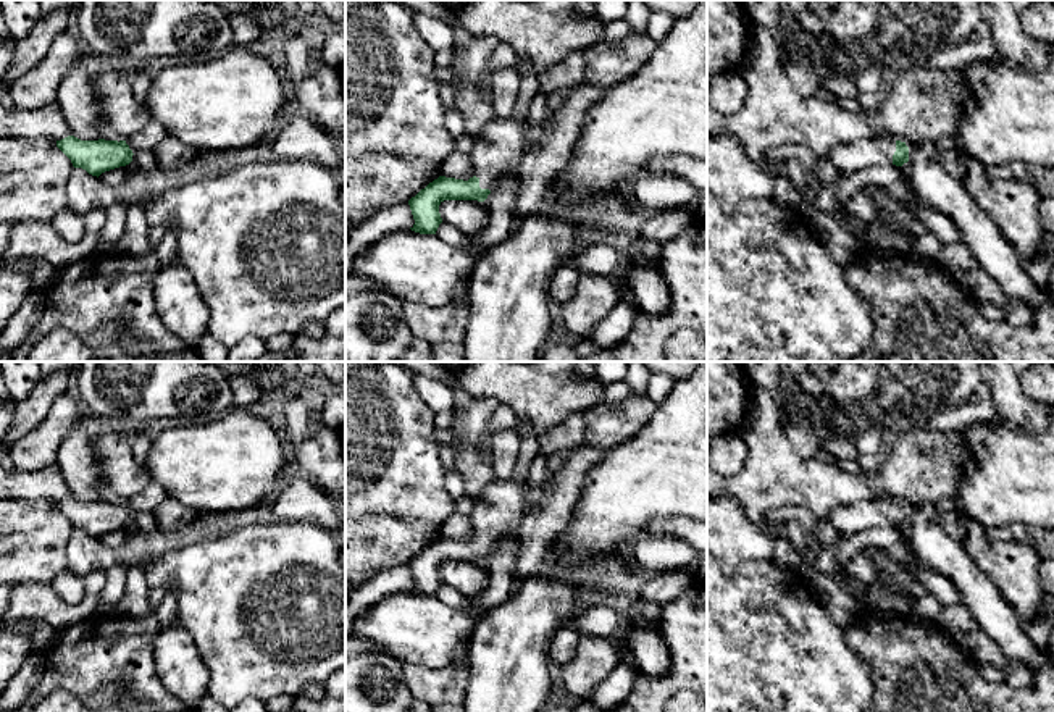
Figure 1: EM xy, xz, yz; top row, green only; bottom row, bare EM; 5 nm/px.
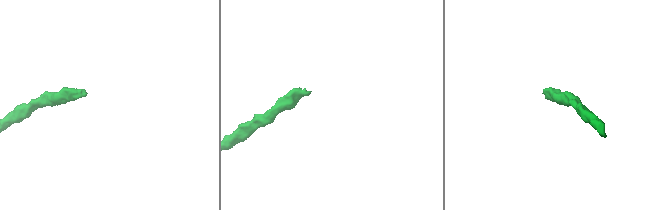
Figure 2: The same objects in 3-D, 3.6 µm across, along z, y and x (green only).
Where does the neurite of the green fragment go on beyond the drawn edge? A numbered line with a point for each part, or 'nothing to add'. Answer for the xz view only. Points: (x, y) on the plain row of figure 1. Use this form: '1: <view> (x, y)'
1: xz (501, 509)

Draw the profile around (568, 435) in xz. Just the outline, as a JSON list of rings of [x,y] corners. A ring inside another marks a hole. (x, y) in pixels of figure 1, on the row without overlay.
[[[571,413],[557,426],[539,436],[541,454],[546,457],[573,450],[584,442],[586,423],[583,413]]]

